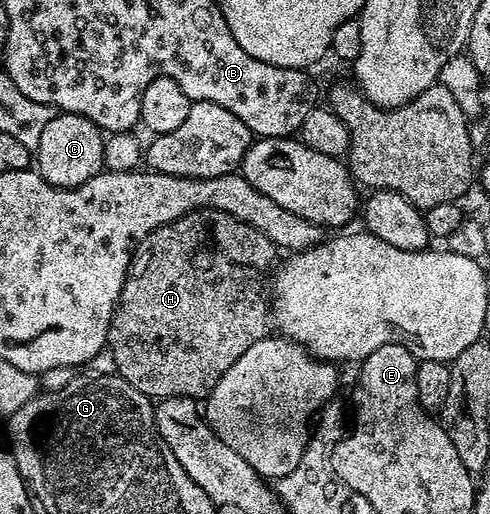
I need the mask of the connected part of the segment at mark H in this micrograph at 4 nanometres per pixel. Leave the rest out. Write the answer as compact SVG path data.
M203 207L199 211L192 211L175 221L165 223L162 227L156 227L133 252L133 260L130 261L129 271L125 275L125 284L121 290L117 308L113 310L111 317L107 351L108 354L113 354L113 363L117 366L114 367L116 374L129 382L135 389L139 389L139 393L149 396L153 401L174 399L175 397L200 400L202 397L208 396L209 391L215 389L219 377L223 377L223 373L227 373L227 369L231 369L231 365L235 365L235 361L239 361L239 357L243 357L243 353L247 353L247 349L251 349L251 345L255 341L266 338L265 326L268 328L271 323L271 307L267 302L266 279L278 255L279 248L270 239L263 237L263 233L259 233L259 229L251 229L251 225L247 225L247 221L239 221L239 217L231 217L231 213L216 211L213 207Z

